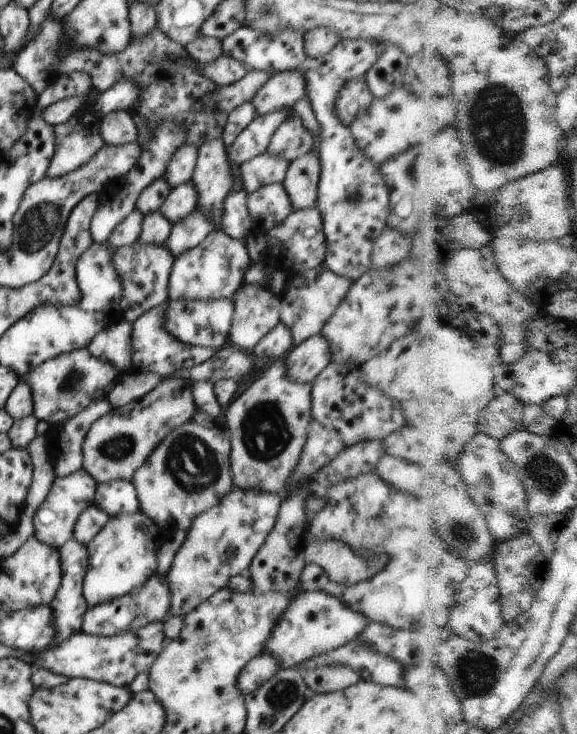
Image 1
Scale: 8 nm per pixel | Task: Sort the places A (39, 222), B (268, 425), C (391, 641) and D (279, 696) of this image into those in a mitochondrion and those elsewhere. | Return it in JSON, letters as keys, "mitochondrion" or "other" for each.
{"A":"mitochondrion","B":"mitochondrion","C":"other","D":"mitochondrion"}

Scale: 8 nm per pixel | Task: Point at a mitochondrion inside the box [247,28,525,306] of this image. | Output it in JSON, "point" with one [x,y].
{"point":[354,196]}

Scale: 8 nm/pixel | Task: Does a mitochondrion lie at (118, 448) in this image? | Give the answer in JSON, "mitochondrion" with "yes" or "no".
{"mitochondrion":"yes"}

